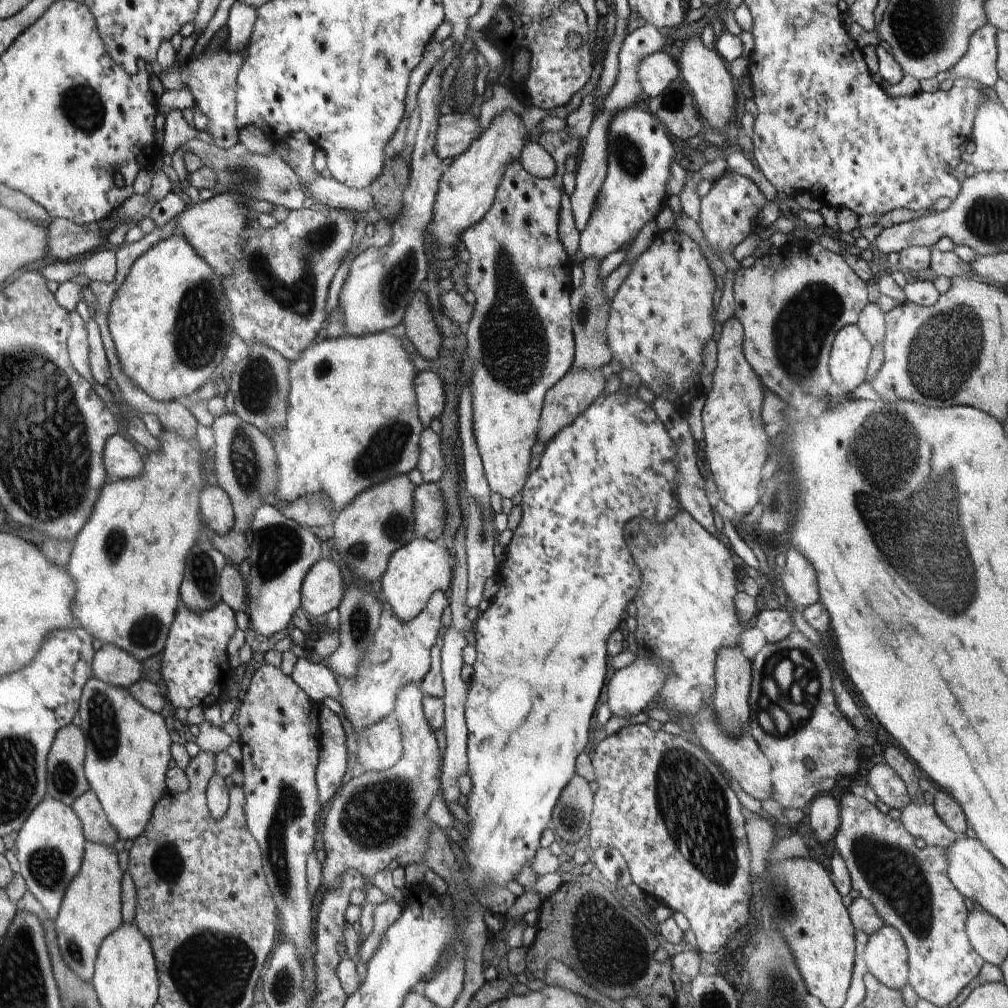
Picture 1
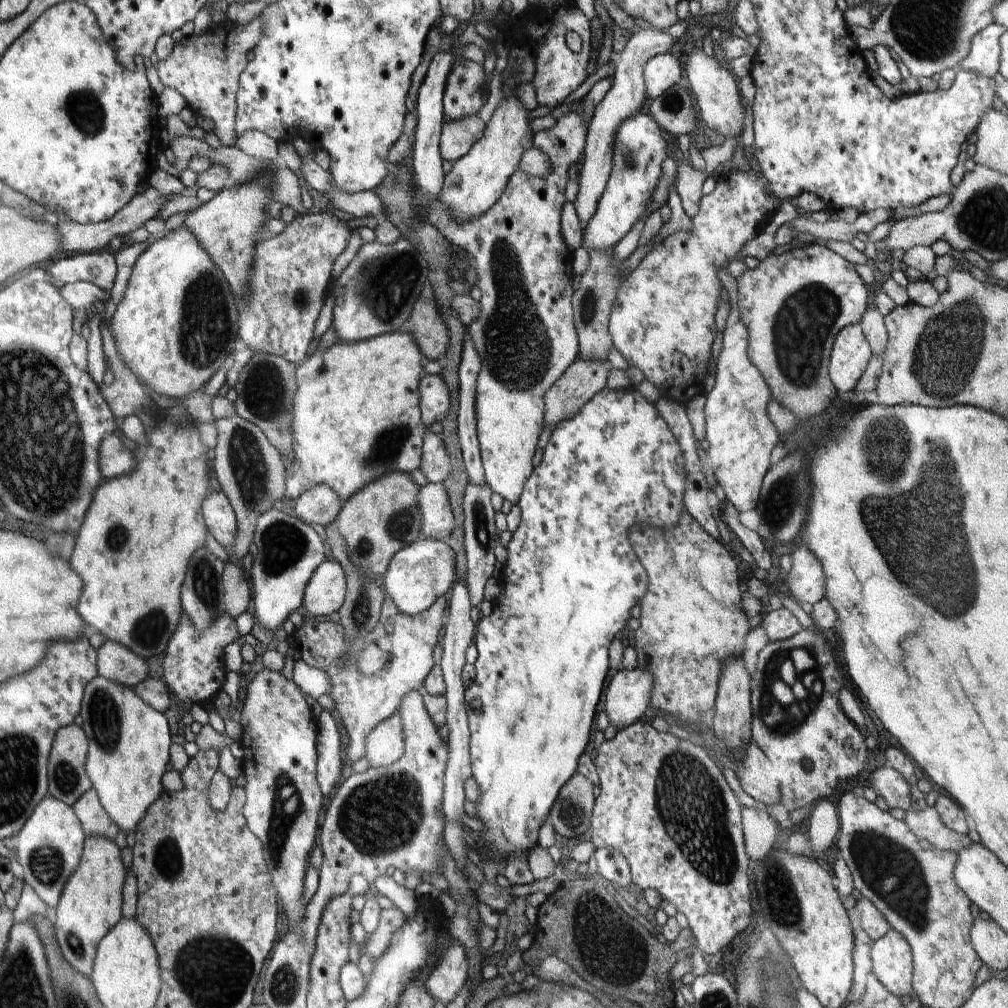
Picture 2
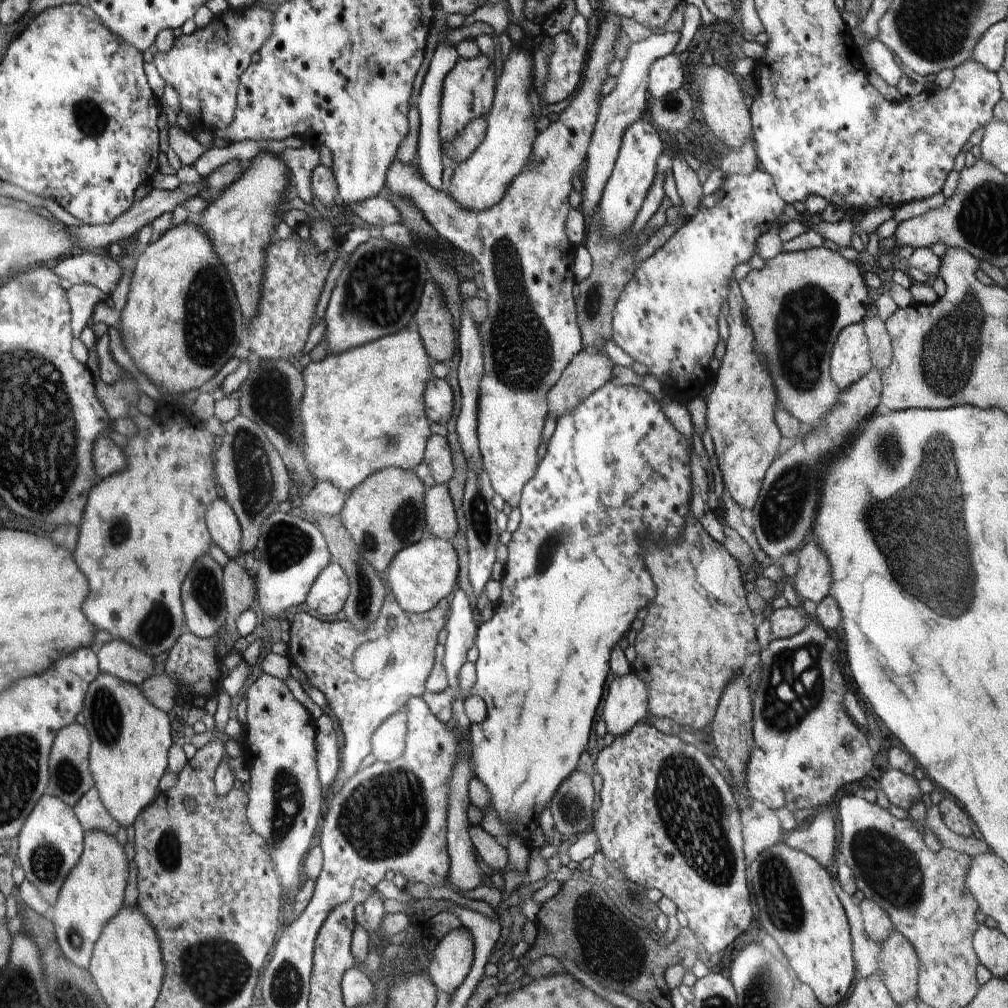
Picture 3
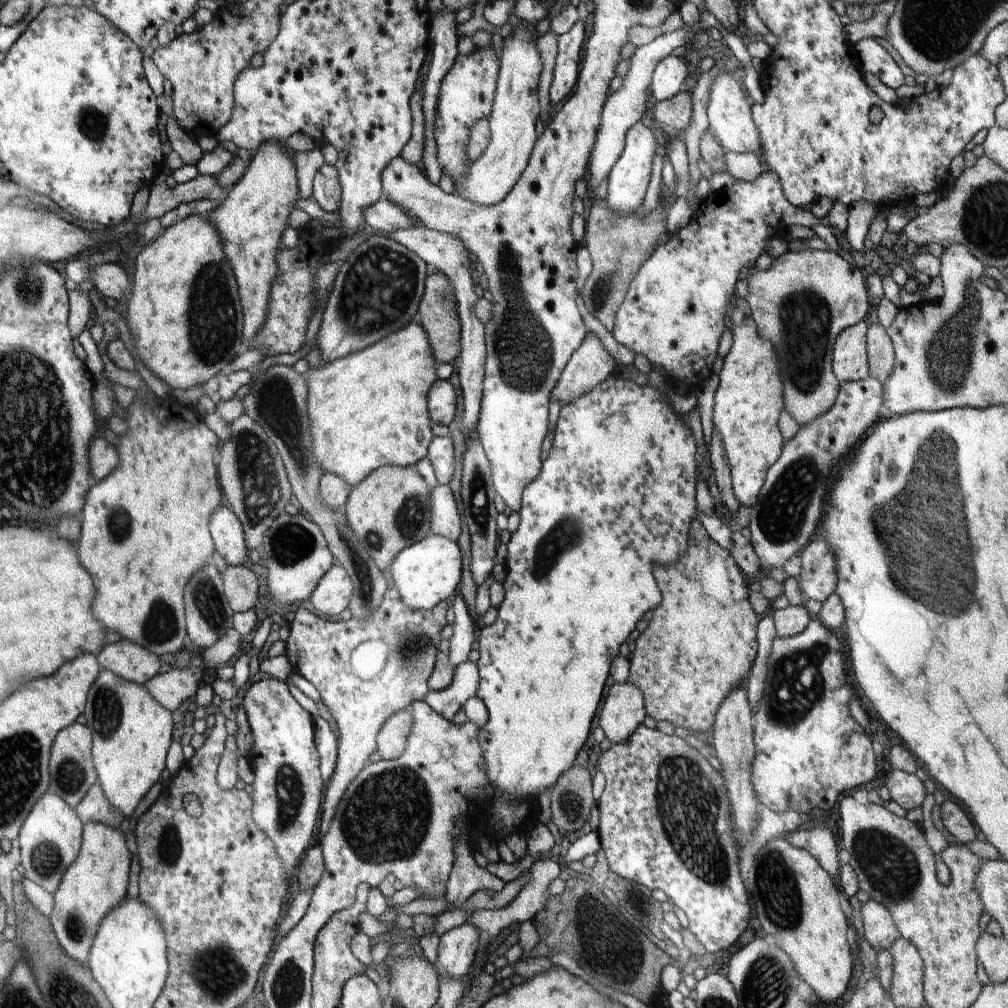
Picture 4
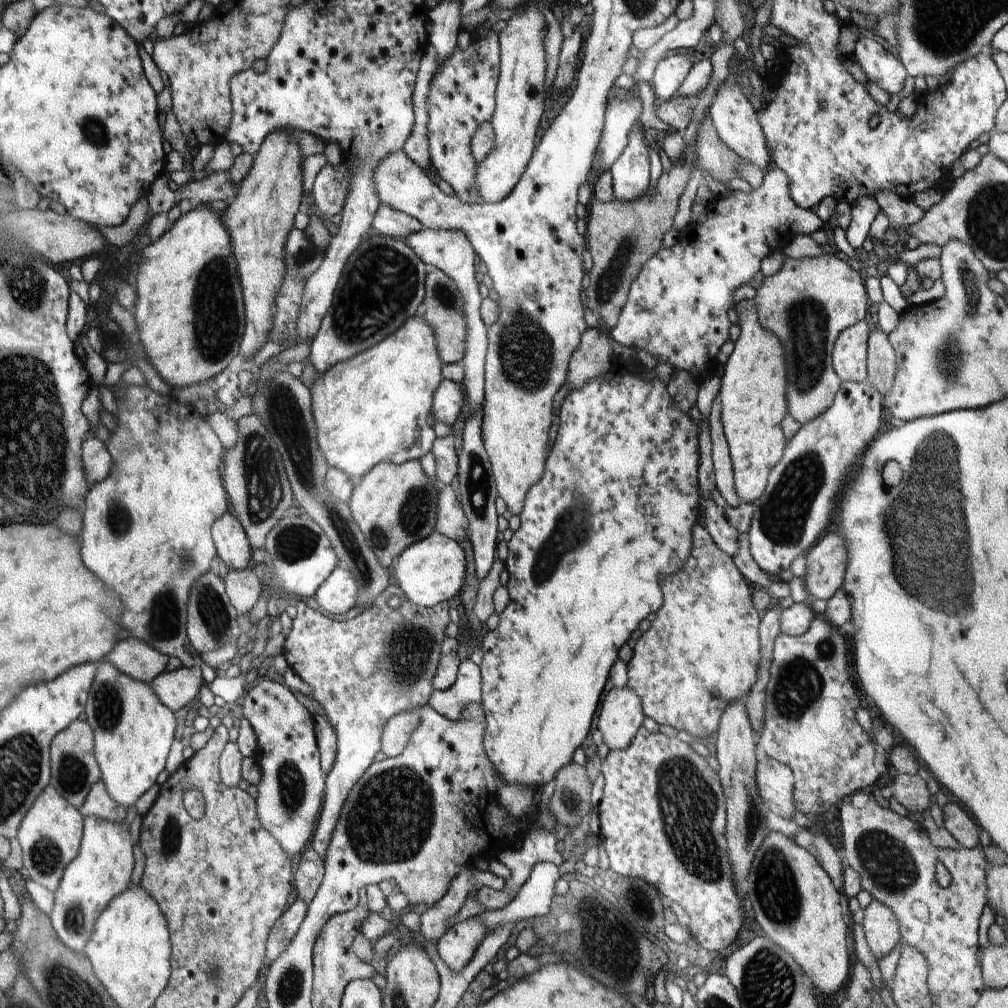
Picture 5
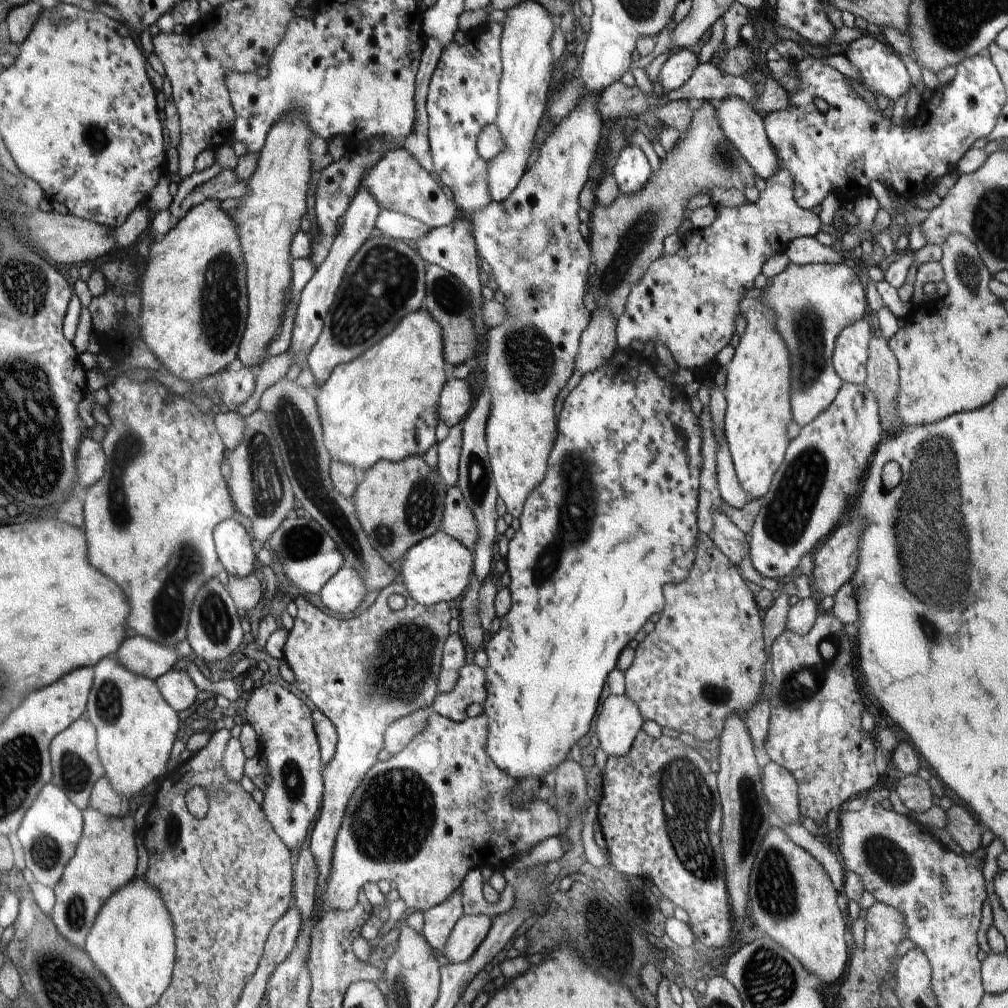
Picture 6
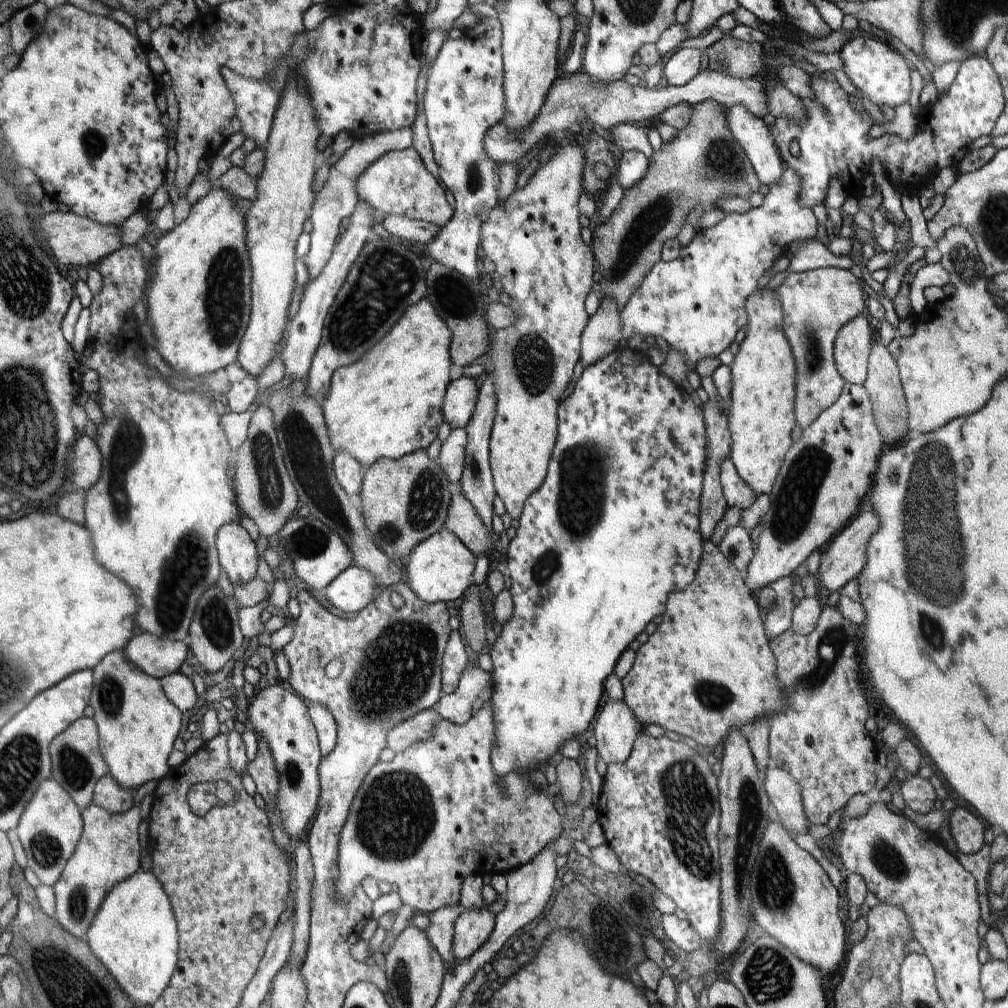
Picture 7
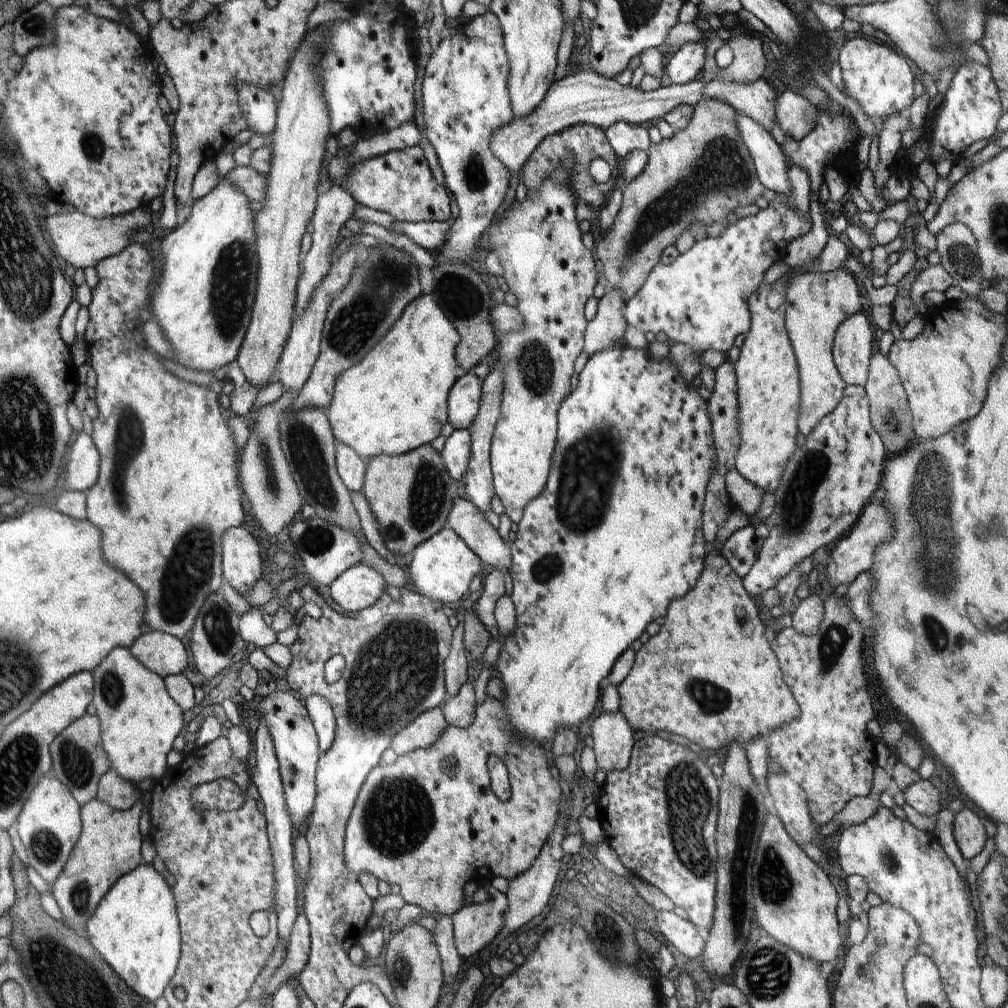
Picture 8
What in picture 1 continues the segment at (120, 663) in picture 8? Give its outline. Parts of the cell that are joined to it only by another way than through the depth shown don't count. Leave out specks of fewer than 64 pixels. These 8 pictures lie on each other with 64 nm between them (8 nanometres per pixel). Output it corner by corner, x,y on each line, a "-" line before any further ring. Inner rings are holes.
90,679
84,685
78,716
81,720
79,728
86,738
83,768
90,789
96,793
108,822
116,828
118,836
122,840
134,840
144,832
152,816
154,804
167,791
164,780
166,780
168,762
172,760
173,745
167,724
160,713
144,708
126,688
112,686
98,679

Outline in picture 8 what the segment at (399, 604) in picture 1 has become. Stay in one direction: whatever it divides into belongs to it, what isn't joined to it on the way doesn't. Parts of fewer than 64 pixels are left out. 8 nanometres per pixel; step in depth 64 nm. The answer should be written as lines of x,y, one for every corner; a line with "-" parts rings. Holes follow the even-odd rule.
448,526
432,538
428,538
412,552
410,578
412,578
413,587
430,600
441,603
458,602
462,596
469,594
468,586
480,572
483,572
481,558
478,558
464,540

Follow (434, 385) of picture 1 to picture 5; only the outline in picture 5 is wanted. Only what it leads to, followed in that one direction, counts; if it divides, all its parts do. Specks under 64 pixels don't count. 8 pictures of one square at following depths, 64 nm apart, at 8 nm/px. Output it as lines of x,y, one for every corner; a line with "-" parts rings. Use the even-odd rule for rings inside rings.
442,379
432,398
434,422
438,421
452,426
467,410
464,395
461,383
-
454,428
446,437
436,437
431,452
436,460
438,484
455,484
459,472
459,456
456,438
454,438

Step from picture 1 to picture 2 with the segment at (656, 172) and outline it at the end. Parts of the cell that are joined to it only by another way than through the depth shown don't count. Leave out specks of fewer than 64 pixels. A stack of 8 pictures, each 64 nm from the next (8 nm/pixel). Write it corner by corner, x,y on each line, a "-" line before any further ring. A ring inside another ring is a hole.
648,113
636,114
620,123
614,136
614,166
600,196
596,214
588,221
584,233
584,248
606,252
614,248
634,224
646,216
650,198
662,178
662,162
668,156
668,144
660,125

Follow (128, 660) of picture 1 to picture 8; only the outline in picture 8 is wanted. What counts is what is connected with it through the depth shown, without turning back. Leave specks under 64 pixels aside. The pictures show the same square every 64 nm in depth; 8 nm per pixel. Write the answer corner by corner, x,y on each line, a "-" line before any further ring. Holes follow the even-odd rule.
158,631
142,633
129,650
144,668
162,678
180,674
188,667
184,644
168,633

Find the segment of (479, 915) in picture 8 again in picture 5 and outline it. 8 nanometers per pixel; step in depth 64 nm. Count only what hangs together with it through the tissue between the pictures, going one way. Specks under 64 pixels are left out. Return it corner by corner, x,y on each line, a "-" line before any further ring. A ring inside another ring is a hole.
477,917
454,924
436,943
440,958
450,970
460,972
472,960
486,933
486,926

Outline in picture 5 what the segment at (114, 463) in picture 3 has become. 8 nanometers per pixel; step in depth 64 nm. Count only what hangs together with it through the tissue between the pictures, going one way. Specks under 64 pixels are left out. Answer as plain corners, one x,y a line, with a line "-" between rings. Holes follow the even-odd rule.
89,435
82,442
82,460
84,460
84,476
90,485
104,480
112,470
112,455
105,442

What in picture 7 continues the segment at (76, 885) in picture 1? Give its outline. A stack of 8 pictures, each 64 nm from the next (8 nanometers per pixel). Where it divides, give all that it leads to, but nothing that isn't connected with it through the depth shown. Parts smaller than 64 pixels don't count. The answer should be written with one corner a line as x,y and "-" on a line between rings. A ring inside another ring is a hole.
92,802
81,810
81,817
82,836
53,890
58,924
64,928
64,932
70,932
74,938
87,942
88,929
106,895
116,884
141,870
138,842
138,822
141,820
138,804
134,804
124,814
110,814

